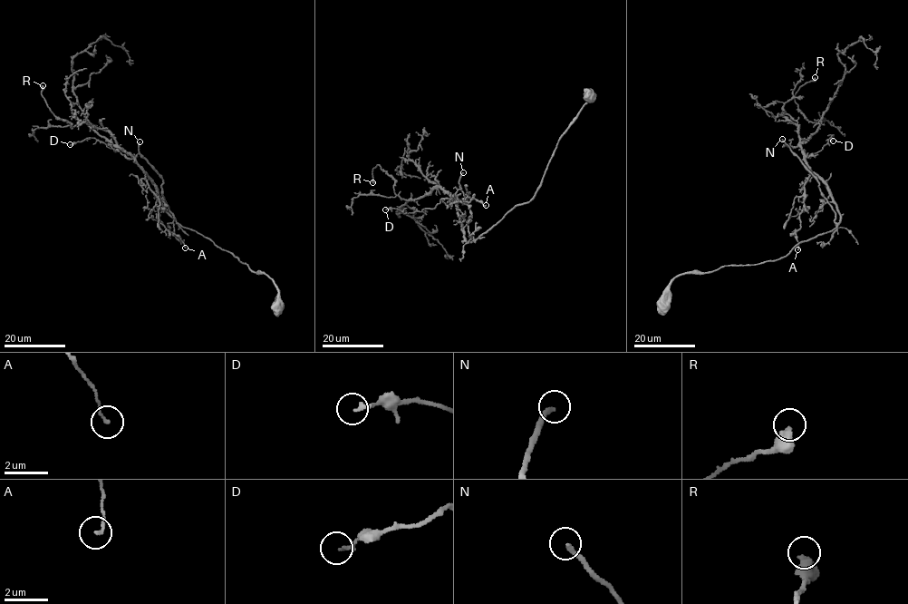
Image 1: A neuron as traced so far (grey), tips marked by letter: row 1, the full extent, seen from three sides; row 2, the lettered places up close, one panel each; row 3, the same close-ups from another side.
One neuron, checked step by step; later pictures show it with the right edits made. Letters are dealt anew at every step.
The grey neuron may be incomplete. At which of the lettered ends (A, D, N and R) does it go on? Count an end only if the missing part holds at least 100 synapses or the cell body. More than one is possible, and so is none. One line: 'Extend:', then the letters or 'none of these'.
Extend: N

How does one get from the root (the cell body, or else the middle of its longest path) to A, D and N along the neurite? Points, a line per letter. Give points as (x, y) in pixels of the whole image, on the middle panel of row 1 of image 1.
A: (590, 95), (593, 99), (560, 138), (536, 195), (467, 241), (457, 203), (476, 199), (486, 205)
D: (590, 95), (560, 138), (536, 195), (474, 239), (464, 236), (451, 196), (421, 211), (385, 209)
N: (590, 95), (593, 99), (560, 138), (536, 195), (474, 239), (468, 224), (472, 213), (458, 183), (463, 172)

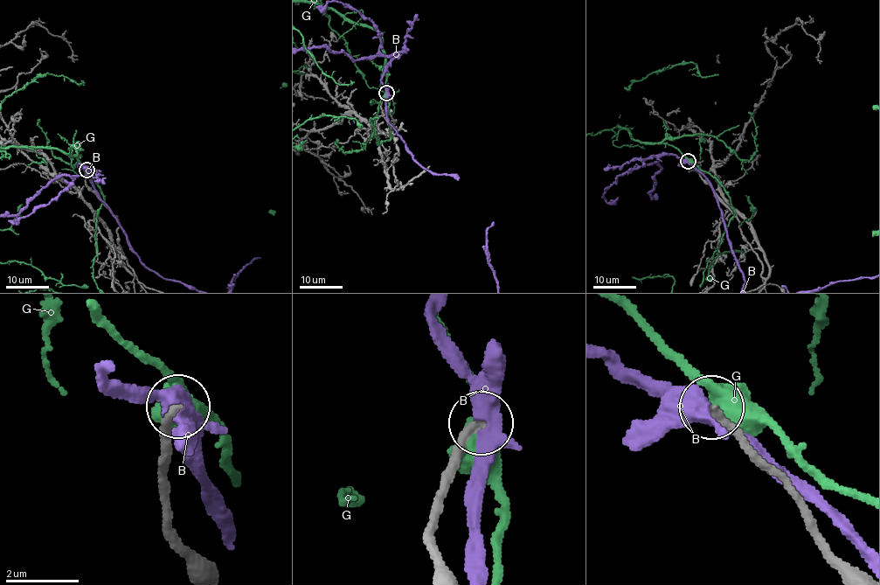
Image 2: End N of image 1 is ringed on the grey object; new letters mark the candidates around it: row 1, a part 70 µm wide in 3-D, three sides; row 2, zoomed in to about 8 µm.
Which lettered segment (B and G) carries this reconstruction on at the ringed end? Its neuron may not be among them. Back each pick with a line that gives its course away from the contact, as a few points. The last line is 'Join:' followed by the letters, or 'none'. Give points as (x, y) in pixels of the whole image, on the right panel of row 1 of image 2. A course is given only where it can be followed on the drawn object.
Join: none

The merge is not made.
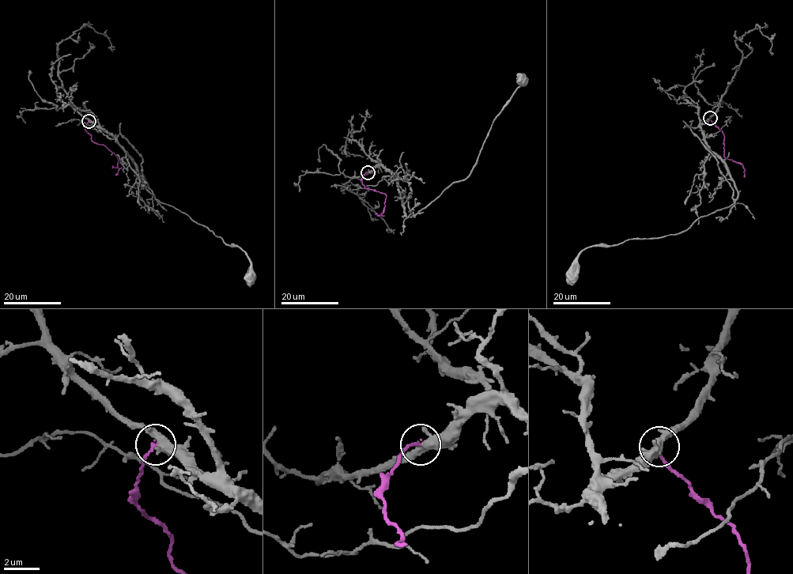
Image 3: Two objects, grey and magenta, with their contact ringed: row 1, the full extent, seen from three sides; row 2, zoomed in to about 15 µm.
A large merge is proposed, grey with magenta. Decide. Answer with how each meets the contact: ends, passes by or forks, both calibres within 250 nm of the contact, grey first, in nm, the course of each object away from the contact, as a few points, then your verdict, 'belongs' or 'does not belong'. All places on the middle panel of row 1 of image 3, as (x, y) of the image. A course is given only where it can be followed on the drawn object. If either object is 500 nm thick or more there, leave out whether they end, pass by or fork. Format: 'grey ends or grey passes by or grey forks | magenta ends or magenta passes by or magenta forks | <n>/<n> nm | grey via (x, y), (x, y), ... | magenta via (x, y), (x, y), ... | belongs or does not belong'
grey forks | magenta ends | 360/170 nm | grey via (368, 171), (387, 168), (404, 211), (412, 217), (470, 173), (494, 118), (523, 79) | magenta via (368, 171), (361, 180), (364, 188), (375, 190), (386, 196), (382, 216), (377, 215) | does not belong

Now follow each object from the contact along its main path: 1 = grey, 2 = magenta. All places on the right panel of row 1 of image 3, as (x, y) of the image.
1: (710, 118), (700, 131), (726, 167), (737, 200), (679, 233), (588, 247), (572, 275)
2: (710, 118), (723, 134), (724, 156), (741, 164), (744, 176)

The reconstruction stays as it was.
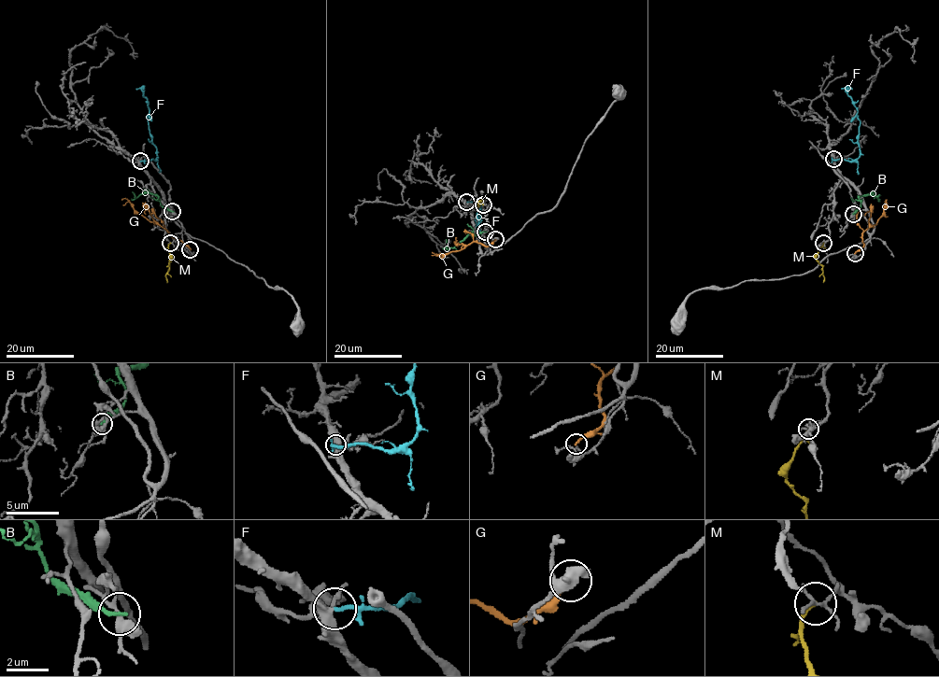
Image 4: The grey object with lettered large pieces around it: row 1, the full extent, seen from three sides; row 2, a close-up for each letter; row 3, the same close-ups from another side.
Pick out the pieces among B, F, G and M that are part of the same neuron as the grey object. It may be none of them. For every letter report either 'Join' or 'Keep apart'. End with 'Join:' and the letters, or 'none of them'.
B: Keep apart
F: Join
G: Keep apart
M: Keep apart
Join: F

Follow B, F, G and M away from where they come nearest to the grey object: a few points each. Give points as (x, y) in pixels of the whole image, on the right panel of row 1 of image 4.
B: (853, 214), (860, 206), (860, 197), (872, 194), (879, 199), (871, 192)
F: (832, 160), (856, 160), (860, 156), (860, 120), (845, 87)
G: (855, 253), (863, 246), (862, 232), (875, 224), (882, 215), (885, 201)
M: (823, 243), (817, 259), (822, 266), (823, 282)

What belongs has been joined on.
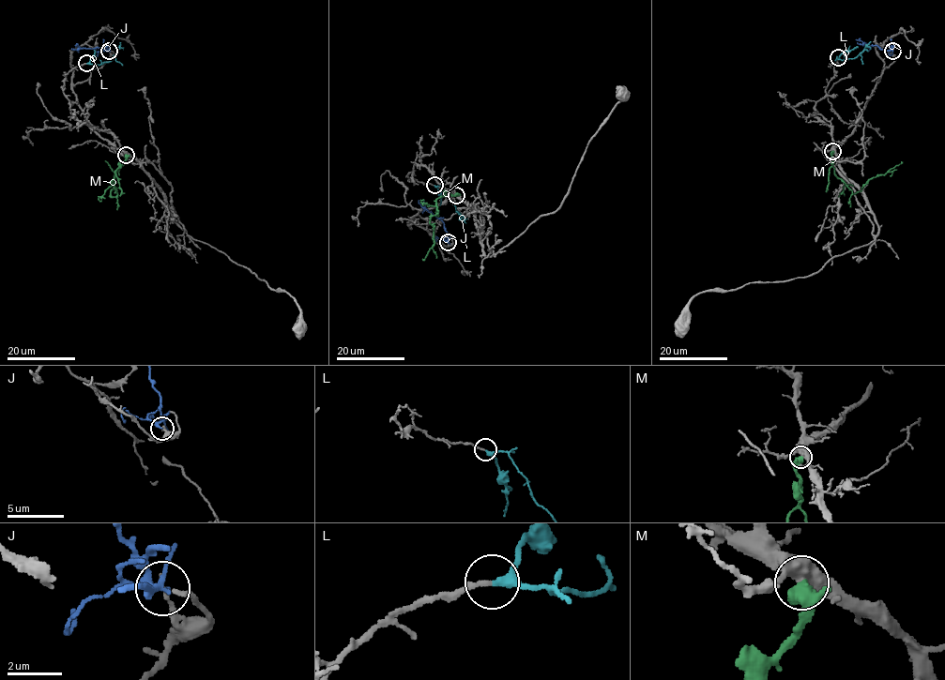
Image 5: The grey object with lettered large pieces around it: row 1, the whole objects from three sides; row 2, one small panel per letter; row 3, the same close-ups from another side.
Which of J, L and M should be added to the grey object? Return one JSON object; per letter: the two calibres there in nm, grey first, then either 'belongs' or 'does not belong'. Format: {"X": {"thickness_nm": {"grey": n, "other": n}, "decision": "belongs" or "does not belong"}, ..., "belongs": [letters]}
{"J": {"thickness_nm": {"grey": 140, "other": 160}, "decision": "does not belong"}, "L": {"thickness_nm": {"grey": 180, "other": 260}, "decision": "belongs"}, "M": {"thickness_nm": {"grey": 480, "other": 460}, "decision": "does not belong"}, "belongs": ["L"]}

